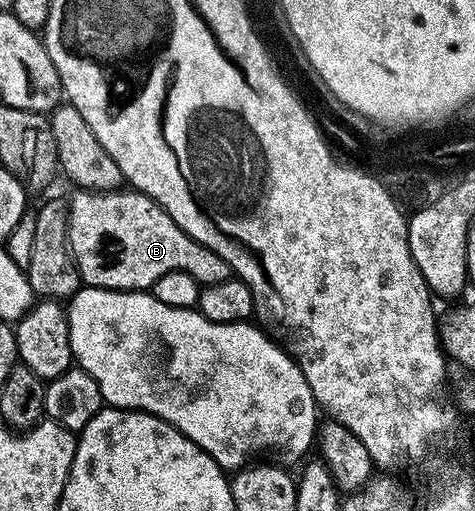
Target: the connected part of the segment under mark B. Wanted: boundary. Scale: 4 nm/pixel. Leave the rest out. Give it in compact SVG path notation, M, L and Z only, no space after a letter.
M74 190L65 205L66 244L85 287L141 292L153 289L164 274L173 272L192 274L199 286L231 279L228 262L216 250L208 250L196 238L184 234L156 201L143 192L122 191Z

